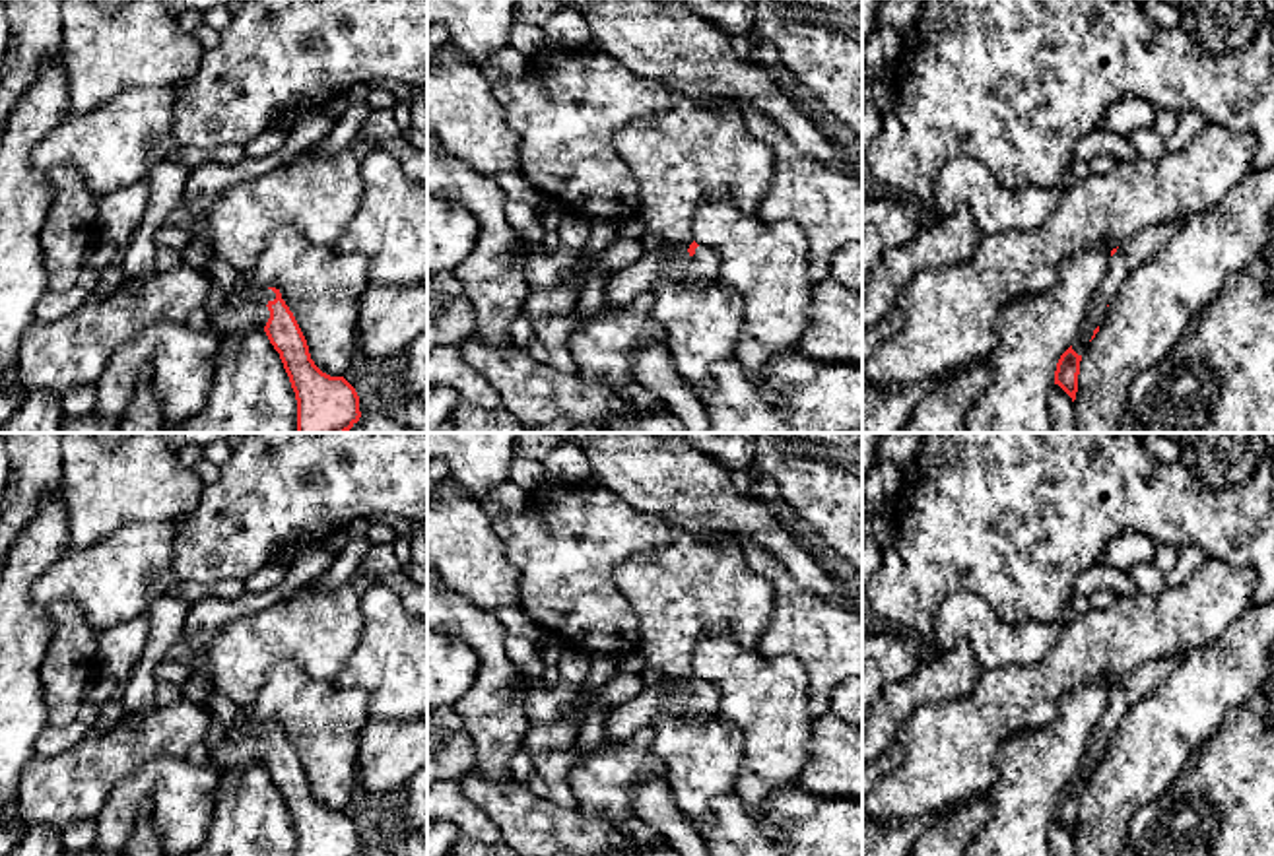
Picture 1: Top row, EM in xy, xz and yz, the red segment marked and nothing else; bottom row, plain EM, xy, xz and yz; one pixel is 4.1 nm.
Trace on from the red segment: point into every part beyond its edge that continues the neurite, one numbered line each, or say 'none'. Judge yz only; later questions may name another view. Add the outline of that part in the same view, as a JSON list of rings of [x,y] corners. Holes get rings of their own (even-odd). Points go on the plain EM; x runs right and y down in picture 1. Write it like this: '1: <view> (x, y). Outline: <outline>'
1: yz (1142, 682). Outline: [[[1181,650],[1171,656],[1146,662],[1126,679],[1119,681],[1117,687],[1109,693],[1105,714],[1095,726],[1088,753],[1072,778],[1072,784],[1078,790],[1084,790],[1093,771],[1093,765],[1103,759],[1107,751],[1107,740],[1117,730],[1124,712],[1148,695],[1152,695],[1161,683],[1165,683],[1173,670],[1183,662],[1185,654],[1187,652]]]

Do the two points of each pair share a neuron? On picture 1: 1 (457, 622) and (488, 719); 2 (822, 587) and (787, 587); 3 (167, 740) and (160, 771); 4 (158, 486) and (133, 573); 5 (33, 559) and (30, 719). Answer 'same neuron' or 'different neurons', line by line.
1: same neuron
2: different neurons
3: different neurons
4: different neurons
5: same neuron

